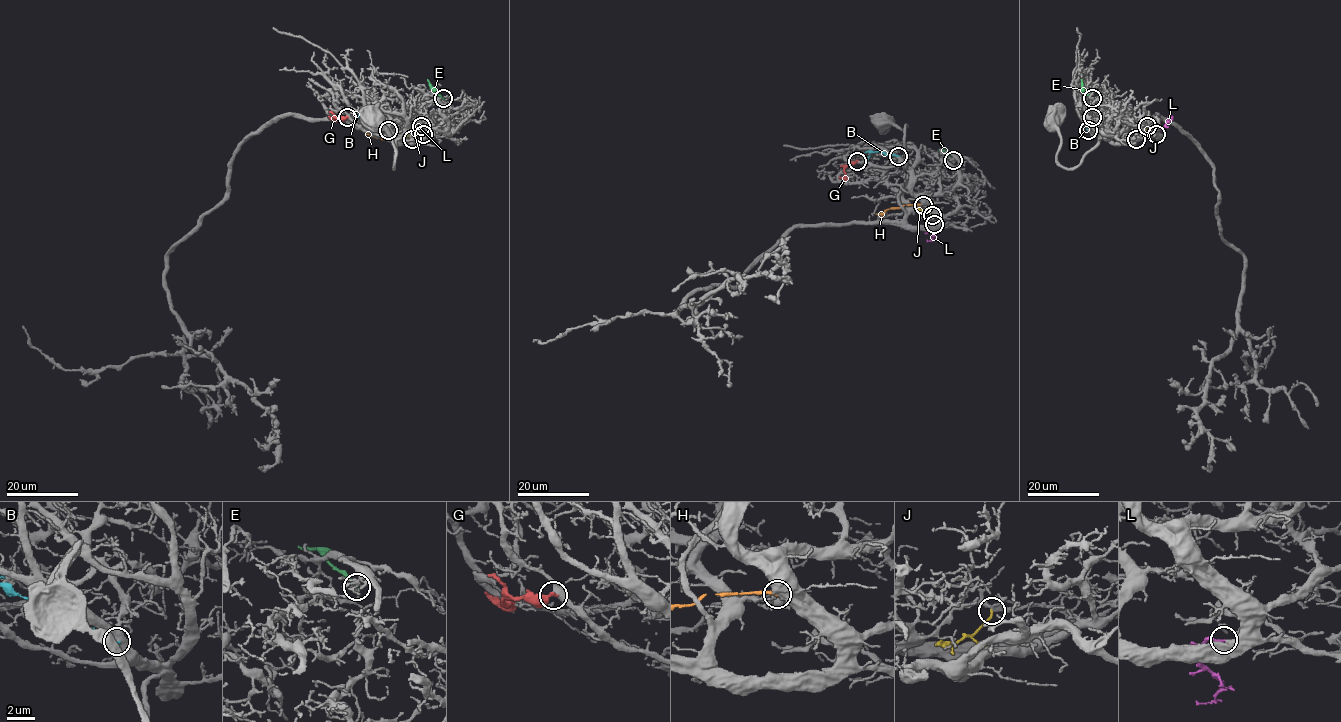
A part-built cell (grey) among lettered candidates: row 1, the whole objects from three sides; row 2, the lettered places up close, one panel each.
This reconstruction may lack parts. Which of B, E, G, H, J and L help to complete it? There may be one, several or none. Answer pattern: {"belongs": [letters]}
{"belongs": ["L"]}

